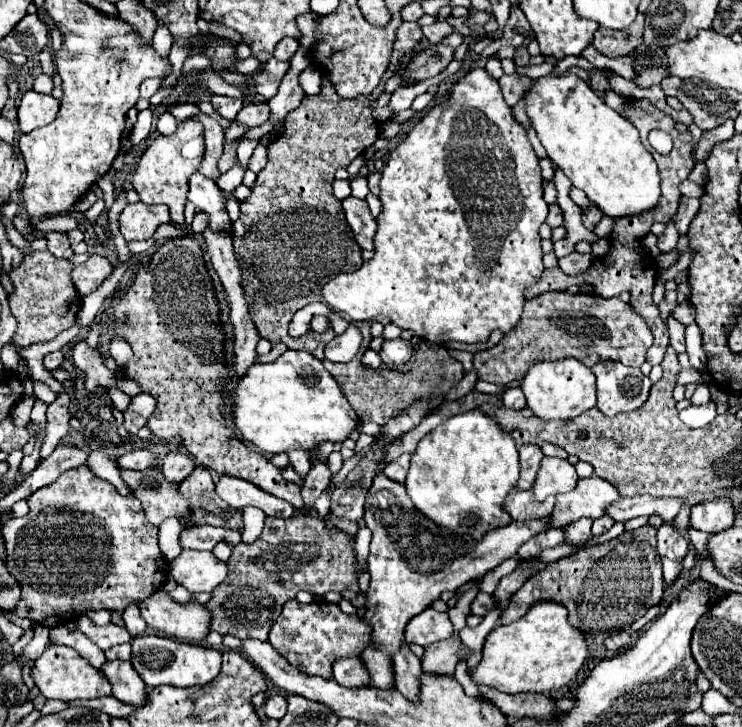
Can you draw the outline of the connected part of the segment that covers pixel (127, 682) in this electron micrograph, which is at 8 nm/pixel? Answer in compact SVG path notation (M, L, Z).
M105 661L101 671L111 681L113 695L119 701L129 705L145 705L145 683L141 683L141 677L133 671L131 663Z

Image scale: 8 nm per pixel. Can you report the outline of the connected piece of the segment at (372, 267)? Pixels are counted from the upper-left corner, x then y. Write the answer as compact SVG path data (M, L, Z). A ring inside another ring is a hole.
M471 69L463 77L451 83L447 97L431 107L405 135L405 139L389 153L389 161L385 169L381 171L381 213L375 219L377 231L375 231L375 253L369 261L363 261L363 265L353 273L341 273L335 275L331 281L327 281L321 287L321 301L329 305L333 311L345 313L347 319L355 321L367 321L375 319L379 315L389 317L395 325L401 329L415 331L421 339L429 343L449 343L449 341L461 341L461 343L487 343L493 331L501 331L507 335L513 331L513 327L521 319L523 303L525 303L525 291L541 279L545 265L543 265L543 251L541 251L541 235L539 227L547 219L547 203L543 201L543 179L541 179L541 167L539 157L535 155L529 139L527 129L515 119L513 109L505 103L501 95L501 87L495 77L487 73L487 69Z

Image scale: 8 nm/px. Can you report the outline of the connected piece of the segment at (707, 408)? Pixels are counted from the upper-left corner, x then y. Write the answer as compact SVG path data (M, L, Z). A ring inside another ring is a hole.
M713 401L705 403L705 405L689 405L687 409L683 409L683 411L679 413L679 419L681 419L687 427L691 427L691 429L705 427L705 425L709 425L709 423L715 419L715 415L717 415L717 413L713 413L713 407L715 407Z

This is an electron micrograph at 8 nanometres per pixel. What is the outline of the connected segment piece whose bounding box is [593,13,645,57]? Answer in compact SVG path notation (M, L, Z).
M639 13L637 19L627 29L613 31L613 29L599 27L597 35L593 39L593 45L599 53L603 53L607 57L627 55L627 53L635 51L637 45L643 43L643 23L645 23L645 15Z

